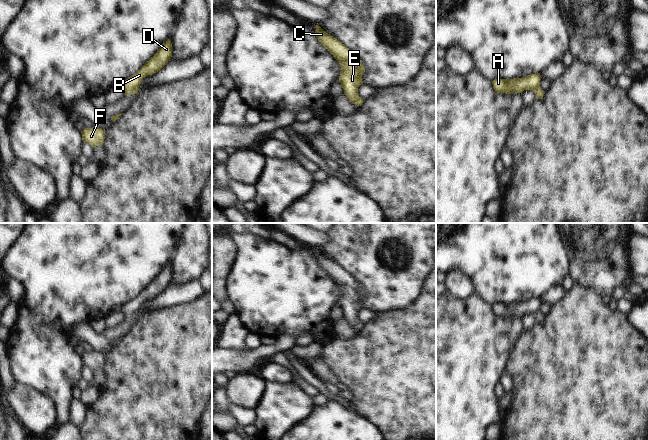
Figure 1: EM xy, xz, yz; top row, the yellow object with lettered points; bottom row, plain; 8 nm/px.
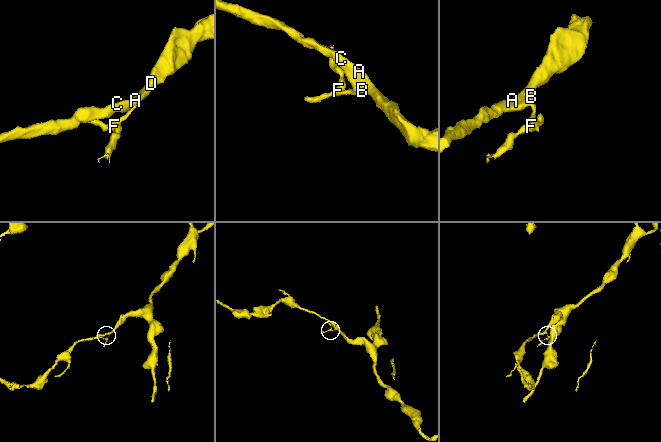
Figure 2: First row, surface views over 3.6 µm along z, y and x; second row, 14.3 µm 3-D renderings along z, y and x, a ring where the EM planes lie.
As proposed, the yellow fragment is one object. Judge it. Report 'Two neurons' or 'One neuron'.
Two neurons.

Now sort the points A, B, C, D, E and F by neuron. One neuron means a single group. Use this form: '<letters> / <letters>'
A B C D E / F

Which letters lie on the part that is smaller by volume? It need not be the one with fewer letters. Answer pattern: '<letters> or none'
F

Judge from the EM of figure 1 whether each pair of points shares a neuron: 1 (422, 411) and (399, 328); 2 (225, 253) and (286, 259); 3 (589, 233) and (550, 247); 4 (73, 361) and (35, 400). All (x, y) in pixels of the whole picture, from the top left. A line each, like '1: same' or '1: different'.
1: same
2: different
3: different
4: different

